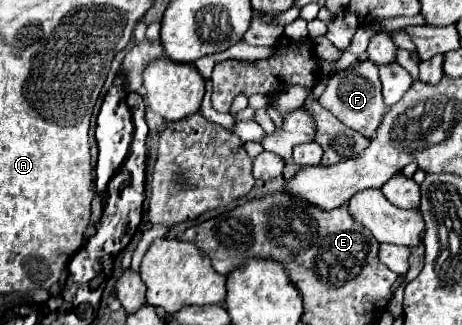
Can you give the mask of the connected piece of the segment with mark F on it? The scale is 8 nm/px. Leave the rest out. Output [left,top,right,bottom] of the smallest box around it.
[320,59,388,137]

